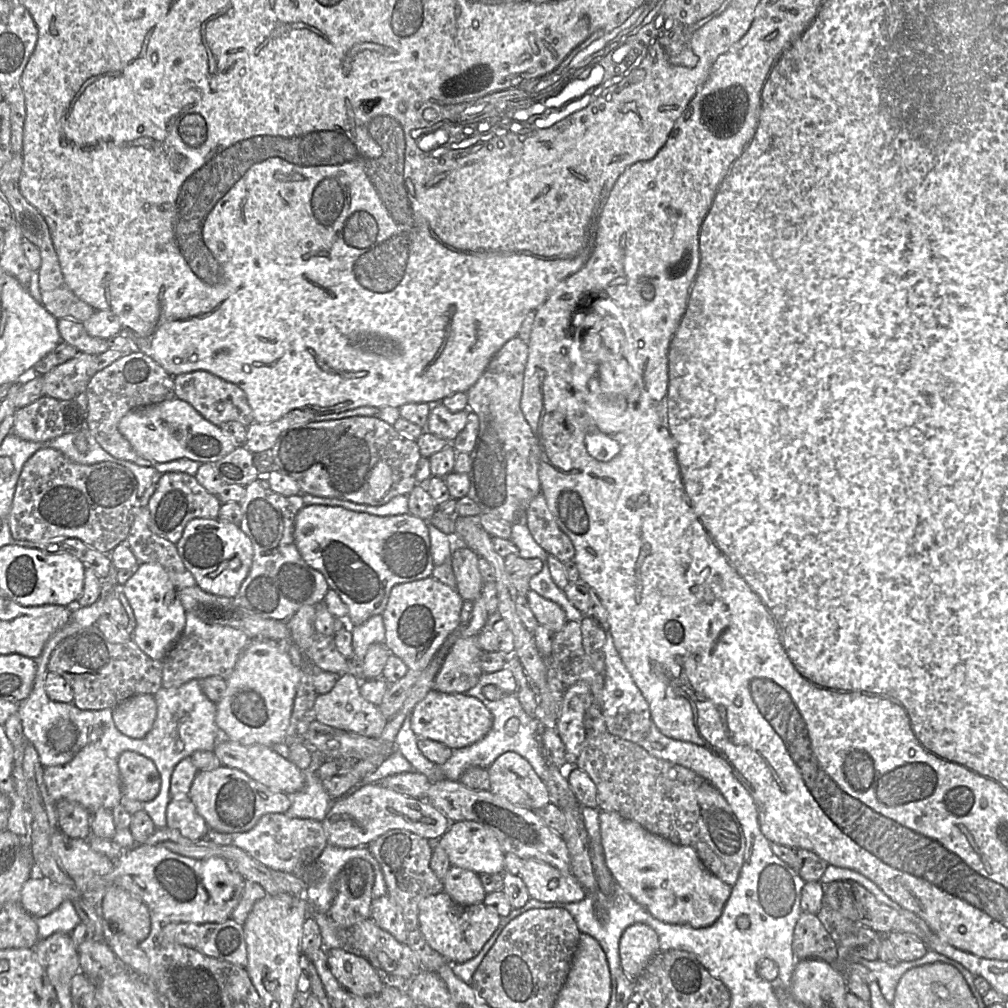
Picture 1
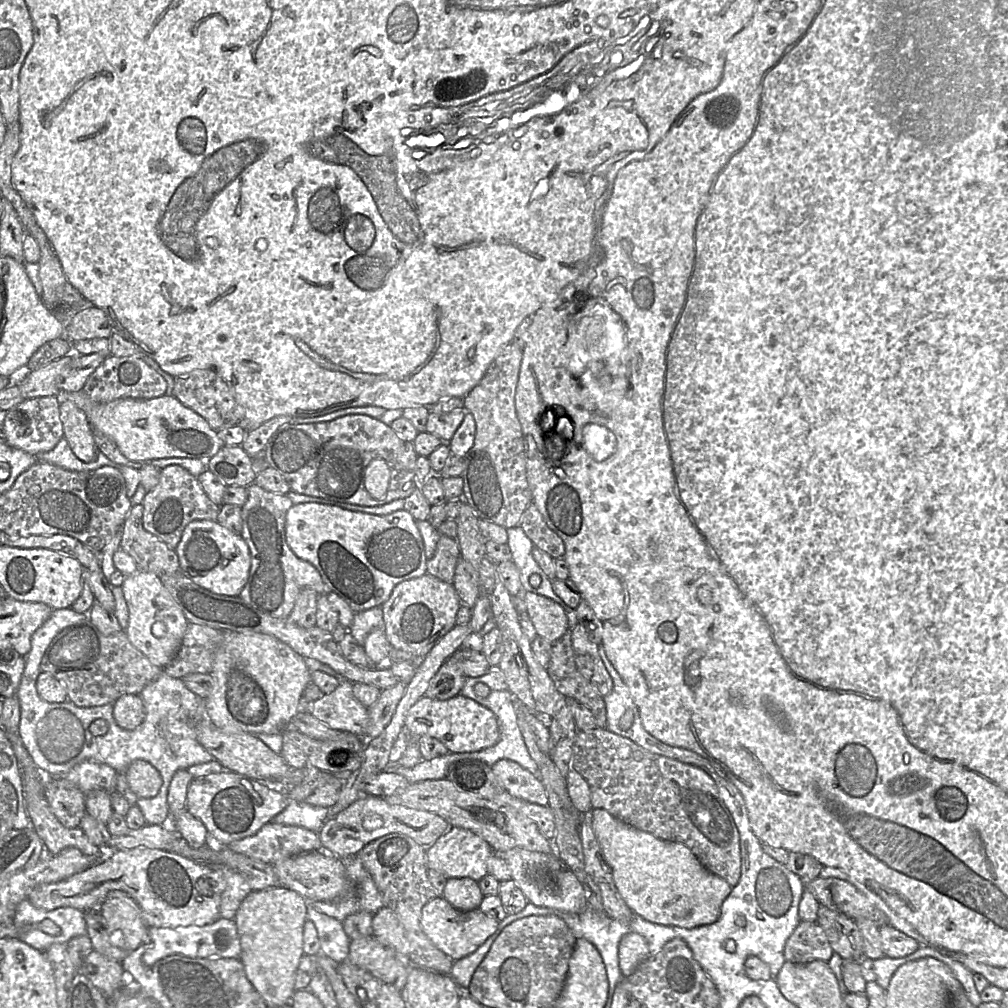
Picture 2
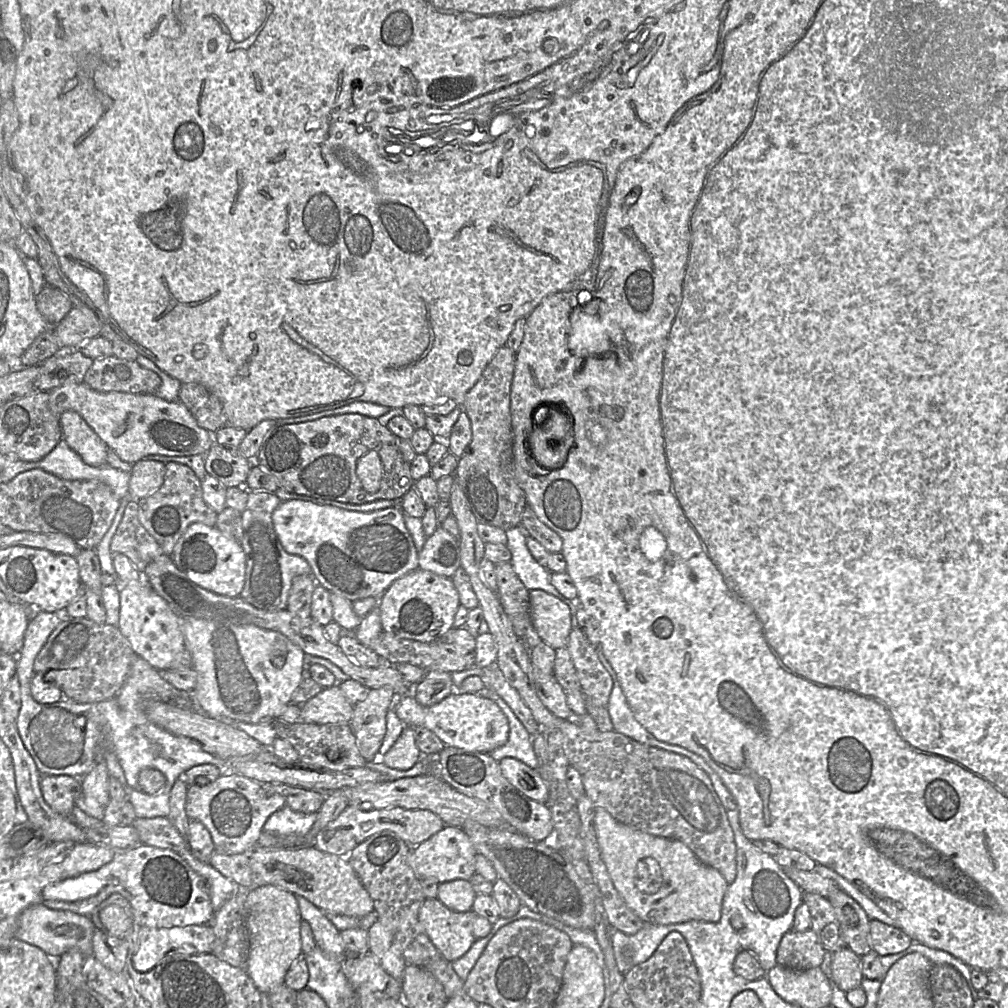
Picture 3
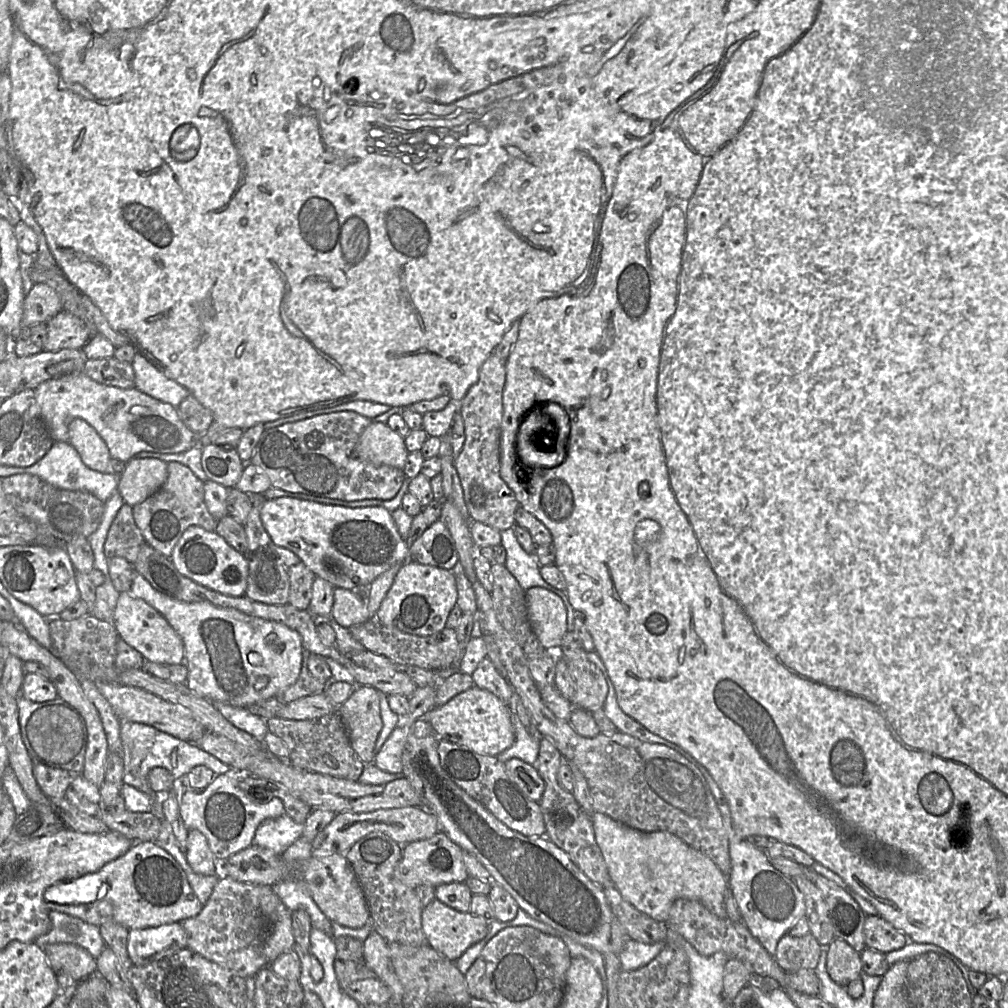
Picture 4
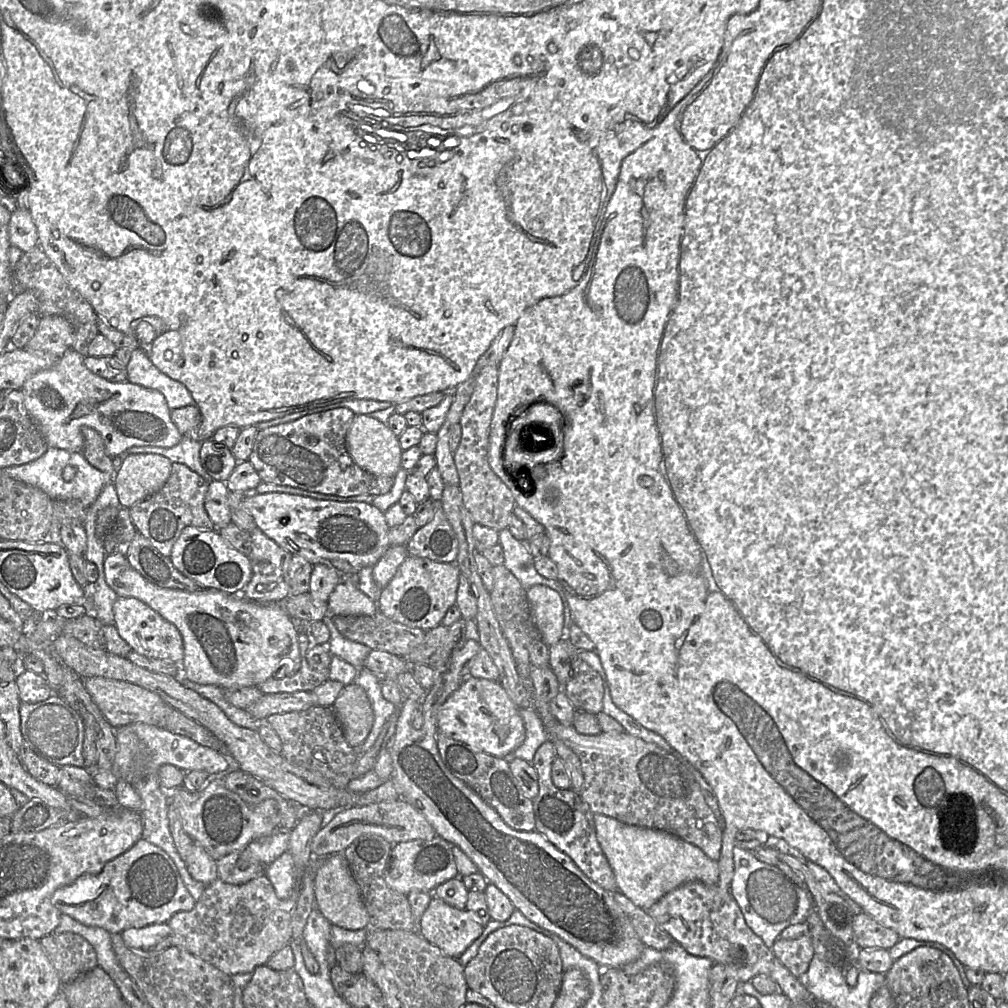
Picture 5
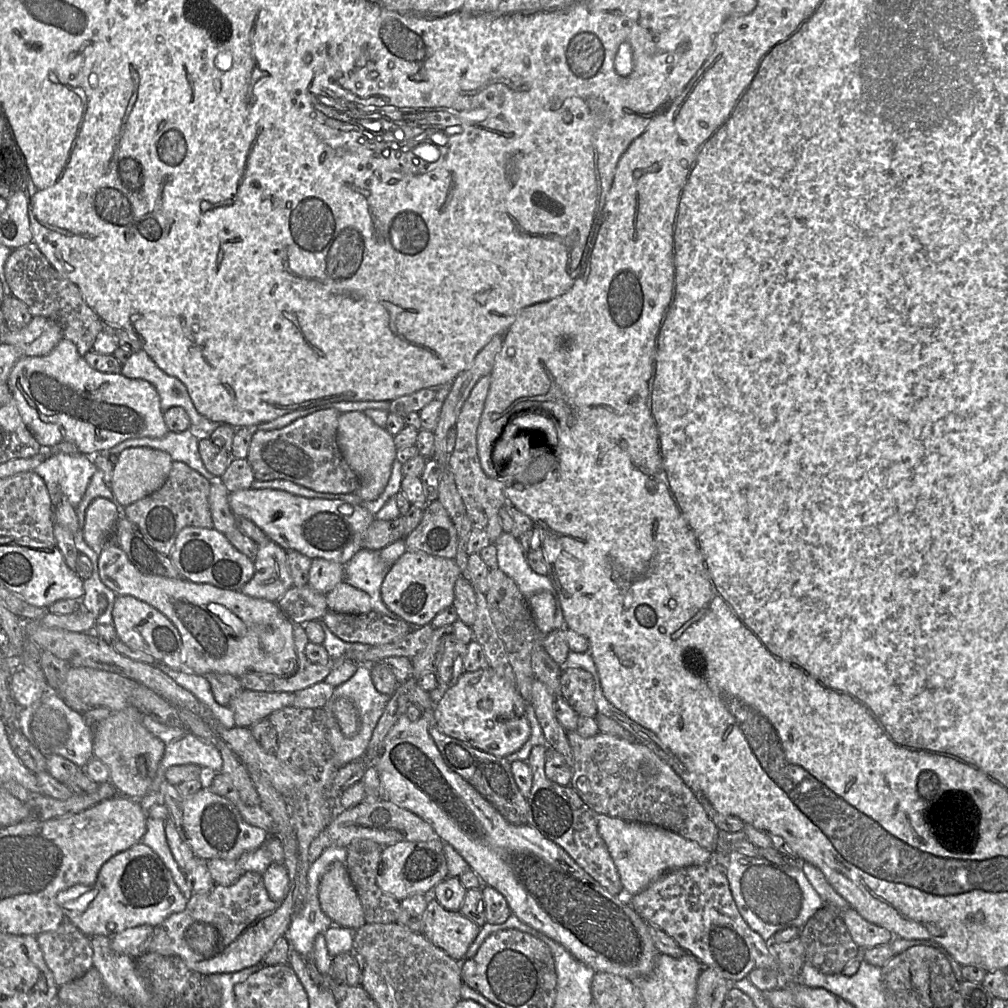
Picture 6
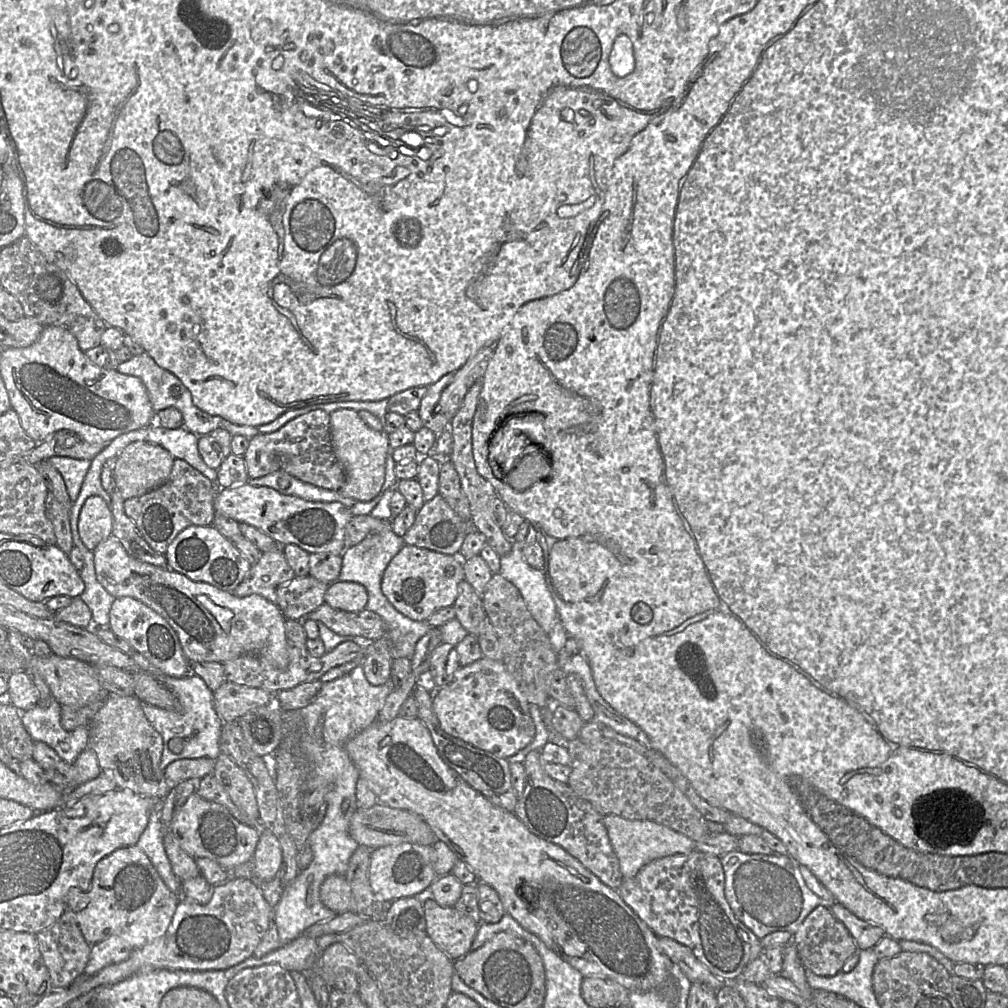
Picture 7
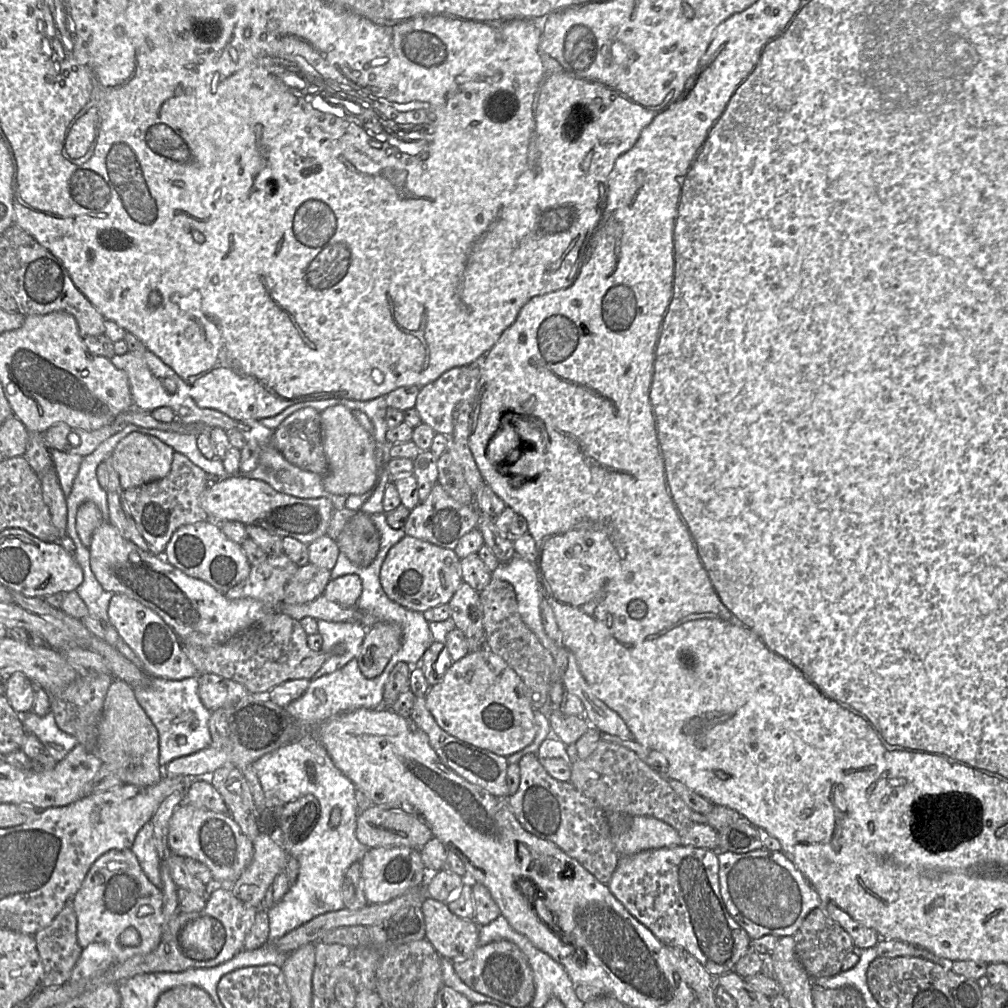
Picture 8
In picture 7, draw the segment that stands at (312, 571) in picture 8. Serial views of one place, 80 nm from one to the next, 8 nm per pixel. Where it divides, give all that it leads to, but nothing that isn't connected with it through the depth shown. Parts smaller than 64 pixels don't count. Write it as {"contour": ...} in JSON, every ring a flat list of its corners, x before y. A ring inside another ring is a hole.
{"contour":[[310,575,294,576,278,589,276,605,286,619,302,620,325,602,324,595,329,585]]}

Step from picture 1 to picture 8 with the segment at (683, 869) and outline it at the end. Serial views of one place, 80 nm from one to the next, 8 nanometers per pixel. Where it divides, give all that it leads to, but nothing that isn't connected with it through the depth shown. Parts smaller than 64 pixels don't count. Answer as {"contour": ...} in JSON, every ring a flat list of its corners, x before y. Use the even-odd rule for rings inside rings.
{"contour":[[634,816,630,828,623,834,614,835,613,841,620,856,682,845,676,829,650,816]]}

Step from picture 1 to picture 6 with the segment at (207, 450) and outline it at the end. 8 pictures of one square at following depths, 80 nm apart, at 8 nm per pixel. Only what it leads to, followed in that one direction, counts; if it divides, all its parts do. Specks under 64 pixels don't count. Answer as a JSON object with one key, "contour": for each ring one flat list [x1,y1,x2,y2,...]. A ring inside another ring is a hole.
{"contour":[[67,338,47,355,22,356,13,366,7,385,23,422,41,447,72,442,80,453,94,456,125,440,160,438,169,431,160,396,152,384,92,368]]}

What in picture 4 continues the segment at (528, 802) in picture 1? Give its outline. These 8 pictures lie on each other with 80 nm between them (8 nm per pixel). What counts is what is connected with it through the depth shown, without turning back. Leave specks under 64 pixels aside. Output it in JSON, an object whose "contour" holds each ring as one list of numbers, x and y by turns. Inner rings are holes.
{"contour":[[512,758,504,762,509,778,531,800,539,802,545,789,545,783,536,768,521,759]]}

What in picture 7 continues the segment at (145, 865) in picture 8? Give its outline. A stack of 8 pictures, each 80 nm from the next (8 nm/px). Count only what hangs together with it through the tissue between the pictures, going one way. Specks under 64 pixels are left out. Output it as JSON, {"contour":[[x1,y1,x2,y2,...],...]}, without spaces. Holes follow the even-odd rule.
{"contour":[[157,801,154,809,151,811,147,827,141,834,139,840,135,845,144,851,148,856,154,868,162,878,168,888,177,896,179,902,184,900,185,894,182,889,182,881,174,874,166,850,164,847,164,829,161,821,162,801]]}

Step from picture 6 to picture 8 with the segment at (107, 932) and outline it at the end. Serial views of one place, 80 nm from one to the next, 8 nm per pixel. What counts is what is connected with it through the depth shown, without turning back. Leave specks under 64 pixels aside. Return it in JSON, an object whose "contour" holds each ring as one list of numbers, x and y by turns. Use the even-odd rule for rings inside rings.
{"contour":[[131,849,110,850,100,856,87,872,81,887,73,897,72,904,77,917,77,938,80,946,85,949,93,943,106,944,115,955,114,965,135,956,151,953,164,935,162,891,148,879],[129,927,135,928,140,934,141,941,137,946,126,947,119,941,120,934]]}

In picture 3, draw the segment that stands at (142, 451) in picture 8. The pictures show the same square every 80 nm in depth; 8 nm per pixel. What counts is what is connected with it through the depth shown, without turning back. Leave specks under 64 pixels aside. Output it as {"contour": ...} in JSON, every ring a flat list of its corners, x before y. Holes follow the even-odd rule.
{"contour":[[142,459,133,464,130,472,129,495,139,501,159,489,165,478,165,464]]}

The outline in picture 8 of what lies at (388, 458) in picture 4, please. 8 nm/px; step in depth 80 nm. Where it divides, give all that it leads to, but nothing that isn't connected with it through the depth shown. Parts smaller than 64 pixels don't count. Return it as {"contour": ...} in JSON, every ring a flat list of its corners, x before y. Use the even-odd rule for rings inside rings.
{"contour":[[345,406,329,407,320,416,323,448,328,461,328,471,322,476,324,489,335,495,361,495,372,490,378,481,382,460,382,450,373,435,360,425]]}

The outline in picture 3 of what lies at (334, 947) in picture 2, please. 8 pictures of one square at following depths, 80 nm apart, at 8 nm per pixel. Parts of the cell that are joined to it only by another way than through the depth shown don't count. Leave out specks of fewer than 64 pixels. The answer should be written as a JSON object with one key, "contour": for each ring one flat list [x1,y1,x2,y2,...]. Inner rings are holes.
{"contour":[[297,896,297,901,302,919,311,926,316,945,323,951,342,958,345,954,345,945,341,932,322,910,306,898]]}

